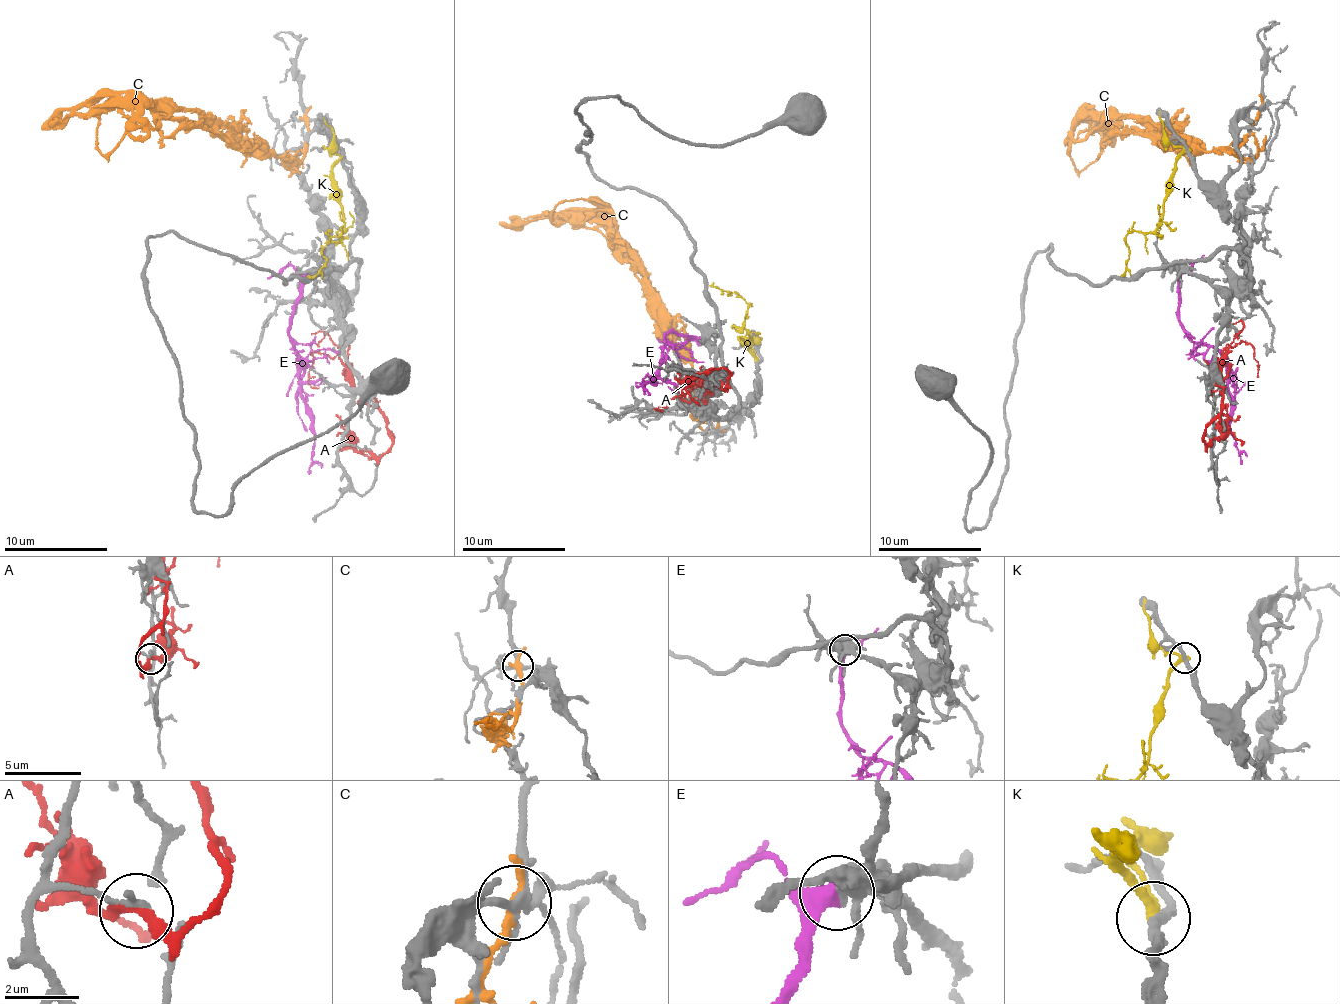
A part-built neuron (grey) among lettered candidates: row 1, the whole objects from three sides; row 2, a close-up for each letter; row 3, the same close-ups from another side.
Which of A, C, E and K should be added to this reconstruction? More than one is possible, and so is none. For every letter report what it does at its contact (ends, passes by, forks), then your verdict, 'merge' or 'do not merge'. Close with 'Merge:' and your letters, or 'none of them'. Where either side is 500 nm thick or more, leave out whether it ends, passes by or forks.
A: it passes by; do not merge
C: it passes by; do not merge
E: it passes by; merge
K: it passes by; do not merge
Merge: E

